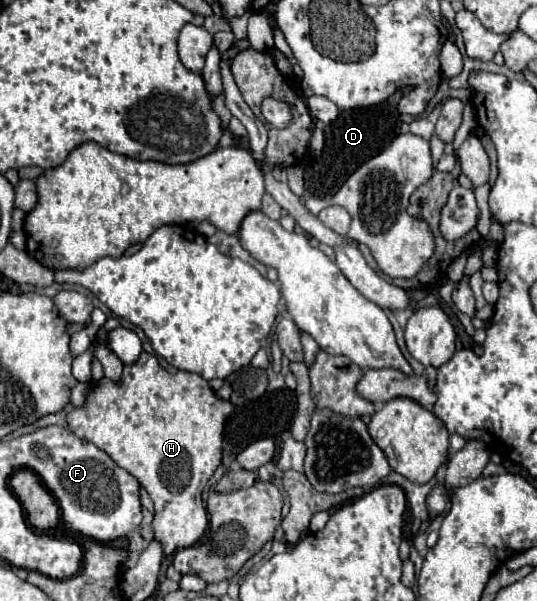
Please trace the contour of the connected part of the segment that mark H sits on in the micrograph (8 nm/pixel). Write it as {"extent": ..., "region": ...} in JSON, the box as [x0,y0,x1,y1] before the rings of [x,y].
{"extent":[67,351,233,555],"region":[[[143,351],[135,365],[127,365],[123,369],[121,383],[103,379],[87,395],[85,407],[75,407],[67,415],[67,421],[69,429],[77,437],[91,441],[95,447],[105,451],[119,467],[129,471],[141,483],[141,487],[147,489],[155,505],[155,539],[163,545],[163,553],[171,555],[177,549],[193,547],[207,531],[209,521],[201,501],[201,493],[221,463],[223,425],[231,411],[233,405],[219,399],[203,377],[187,371],[169,373],[159,365],[155,355]]]}

